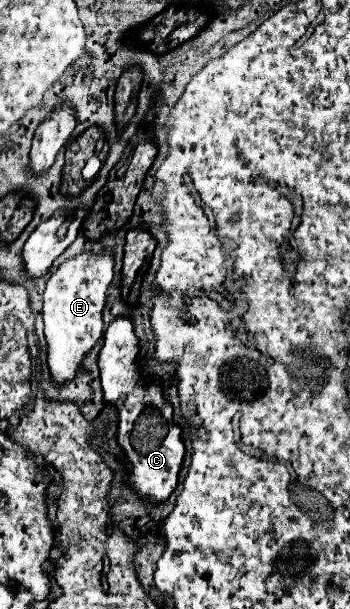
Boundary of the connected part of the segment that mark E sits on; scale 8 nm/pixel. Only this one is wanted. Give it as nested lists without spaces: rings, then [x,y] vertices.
[[[112,252],[80,254],[66,260],[50,278],[44,290],[44,334],[48,342],[48,368],[54,386],[70,384],[82,370],[82,360],[94,348],[104,332],[102,308],[106,302],[106,290],[112,282]]]

